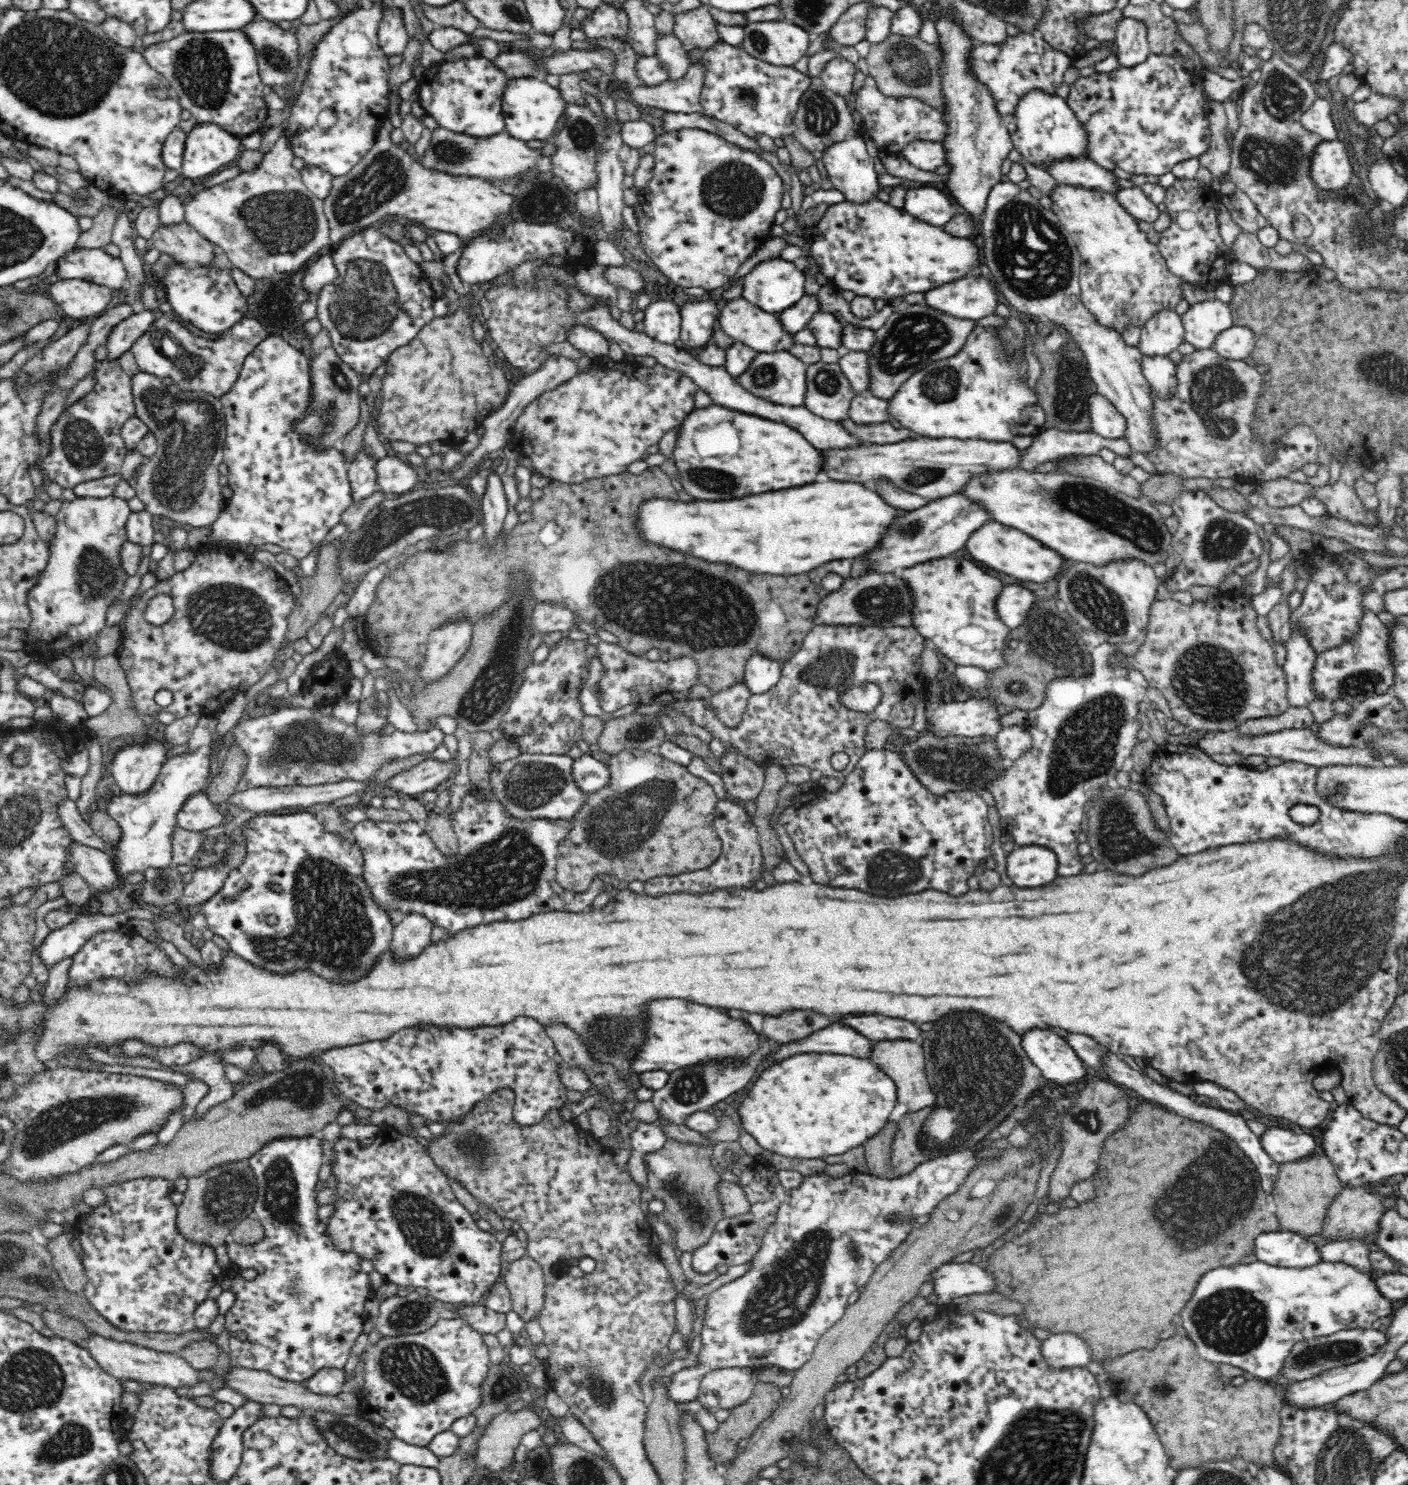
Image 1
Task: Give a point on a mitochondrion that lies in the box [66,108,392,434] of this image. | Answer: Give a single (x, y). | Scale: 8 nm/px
(285, 221)

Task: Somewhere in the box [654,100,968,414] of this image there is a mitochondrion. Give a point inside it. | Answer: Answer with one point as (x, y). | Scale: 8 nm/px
(915, 337)

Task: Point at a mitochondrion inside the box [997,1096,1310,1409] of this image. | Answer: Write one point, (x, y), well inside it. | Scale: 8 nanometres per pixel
(1222, 1189)

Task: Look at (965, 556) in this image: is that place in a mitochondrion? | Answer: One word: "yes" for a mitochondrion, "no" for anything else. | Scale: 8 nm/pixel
no

